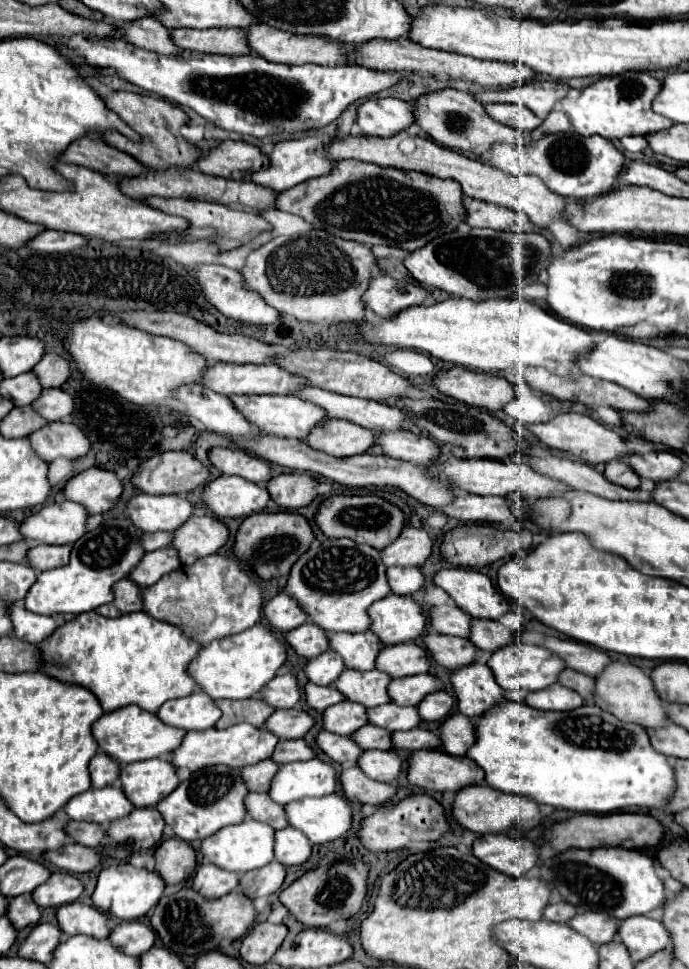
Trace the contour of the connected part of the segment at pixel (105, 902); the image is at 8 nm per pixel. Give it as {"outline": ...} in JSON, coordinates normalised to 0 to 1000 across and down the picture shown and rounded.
{"outline":[[[171,892],[151,896],[142,902],[142,912],[134,923],[134,931],[139,937],[145,937],[151,943],[168,945],[174,949],[197,949],[206,947],[215,939],[221,939],[235,921],[238,921],[238,908],[226,900],[215,900],[209,896],[194,896],[192,892]]]}

